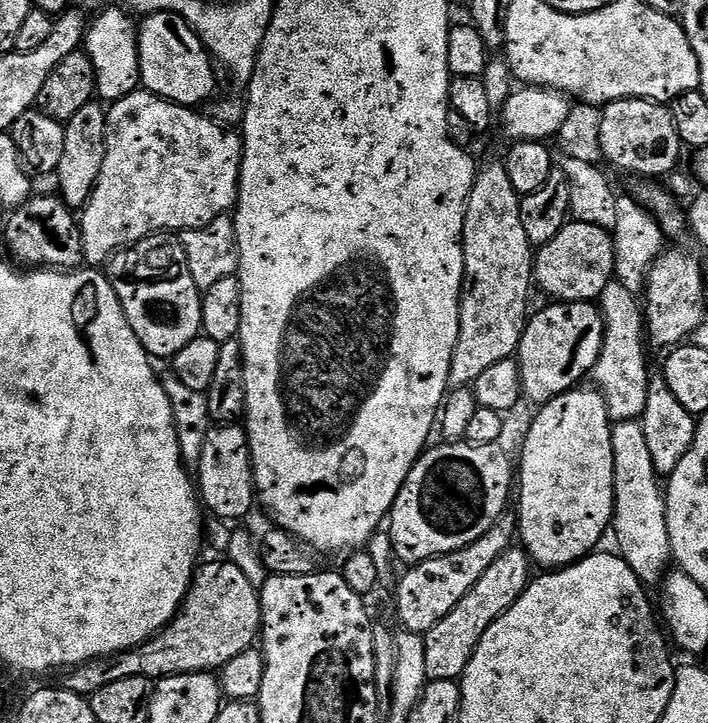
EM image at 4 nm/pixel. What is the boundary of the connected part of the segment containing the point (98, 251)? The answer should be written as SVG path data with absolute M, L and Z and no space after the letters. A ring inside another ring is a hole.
M147 90L131 92L107 109L104 121L106 158L94 190L78 216L85 265L107 265L117 252L148 236L201 228L235 209L236 196L240 193L244 141L237 133L236 136L232 133L235 131L198 113L196 108L183 108Z

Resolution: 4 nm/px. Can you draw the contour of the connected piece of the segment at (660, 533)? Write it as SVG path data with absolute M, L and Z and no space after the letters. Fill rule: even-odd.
M635 420L613 423L612 449L616 509L612 515L610 532L616 535L615 547L630 570L634 570L641 584L659 585L669 571L672 560L670 534L666 526L666 492L651 461L642 424Z

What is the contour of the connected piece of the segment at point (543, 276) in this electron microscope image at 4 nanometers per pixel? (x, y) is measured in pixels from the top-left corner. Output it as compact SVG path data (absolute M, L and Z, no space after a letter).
M575 221L564 225L548 244L539 245L534 256L534 284L541 288L553 301L599 301L606 286L614 280L616 275L616 241L605 228L588 225L586 222Z

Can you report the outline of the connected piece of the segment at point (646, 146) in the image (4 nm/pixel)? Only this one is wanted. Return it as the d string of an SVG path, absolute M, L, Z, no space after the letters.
M616 100L603 109L601 150L603 159L620 172L633 172L636 178L659 178L677 171L682 145L665 105L650 100Z

